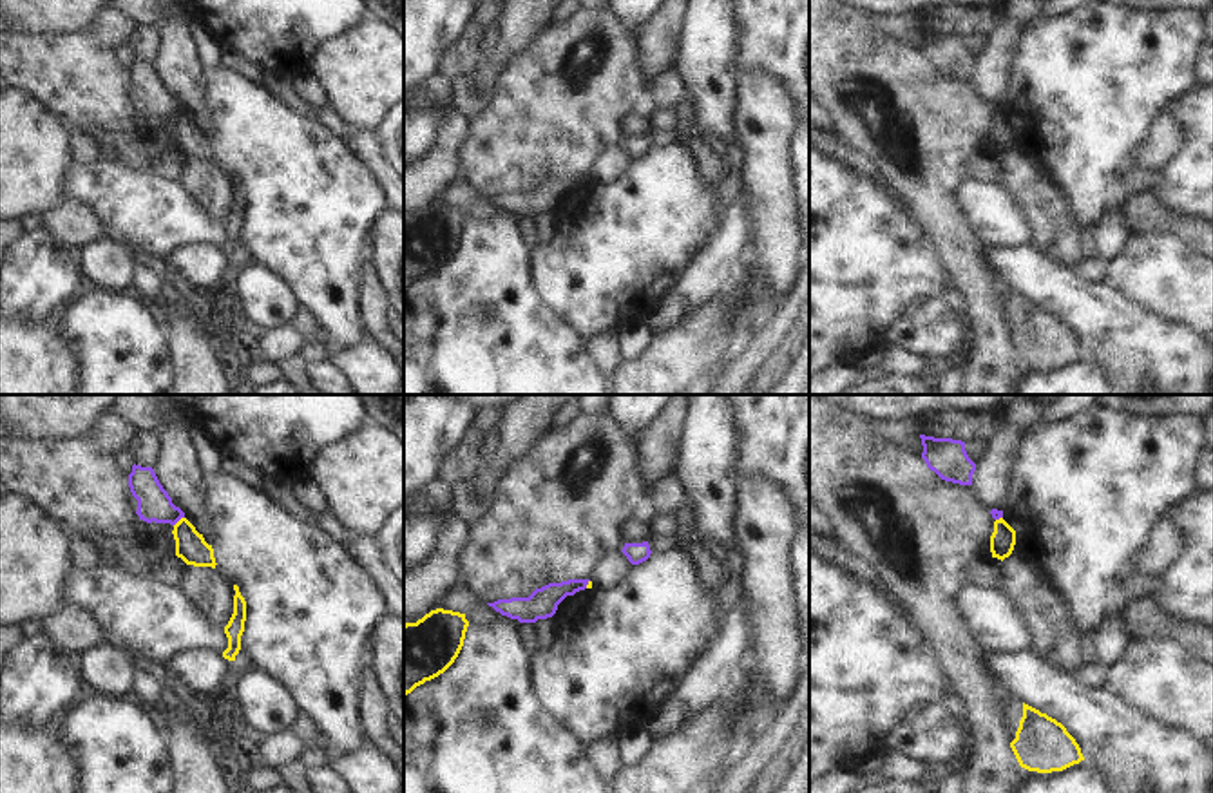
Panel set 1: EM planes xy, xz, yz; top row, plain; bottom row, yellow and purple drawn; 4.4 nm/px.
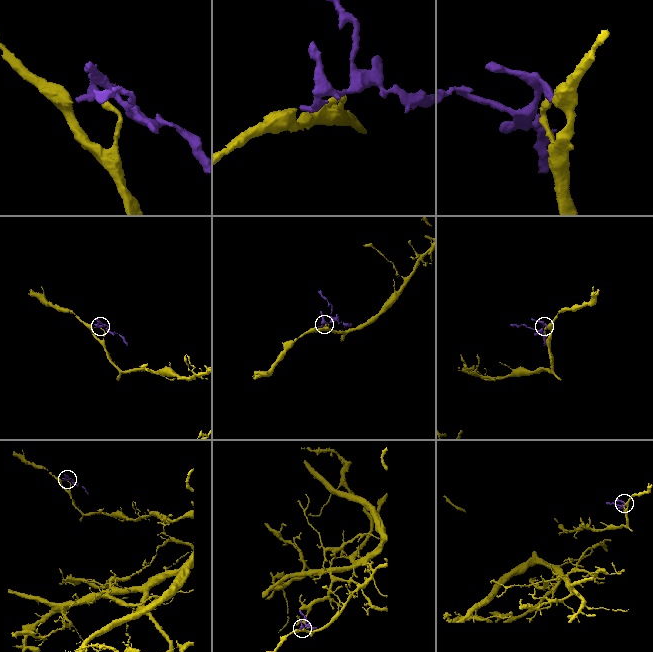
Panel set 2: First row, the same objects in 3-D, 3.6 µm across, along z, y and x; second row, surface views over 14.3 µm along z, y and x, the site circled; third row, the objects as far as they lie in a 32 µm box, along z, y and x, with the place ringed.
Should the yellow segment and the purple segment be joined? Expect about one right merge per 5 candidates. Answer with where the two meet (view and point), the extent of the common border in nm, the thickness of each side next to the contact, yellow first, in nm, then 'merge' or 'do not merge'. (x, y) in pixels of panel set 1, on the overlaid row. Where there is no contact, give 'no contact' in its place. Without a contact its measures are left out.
meets yellow in xy at (178, 522); contact 60 nm long; 140 nm thick on the yellow side, 150 nm on the other; do not merge

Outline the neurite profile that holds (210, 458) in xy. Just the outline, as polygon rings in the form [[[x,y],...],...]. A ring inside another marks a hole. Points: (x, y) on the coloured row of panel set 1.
[[[190,425],[190,436],[197,449],[197,460],[206,476],[223,473],[223,453],[214,445],[210,436],[197,425]]]

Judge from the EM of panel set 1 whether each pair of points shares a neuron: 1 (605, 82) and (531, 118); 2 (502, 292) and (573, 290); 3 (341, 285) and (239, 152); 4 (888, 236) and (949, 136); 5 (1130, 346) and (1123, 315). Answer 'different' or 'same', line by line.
1: same
2: different
3: same
4: different
5: same

